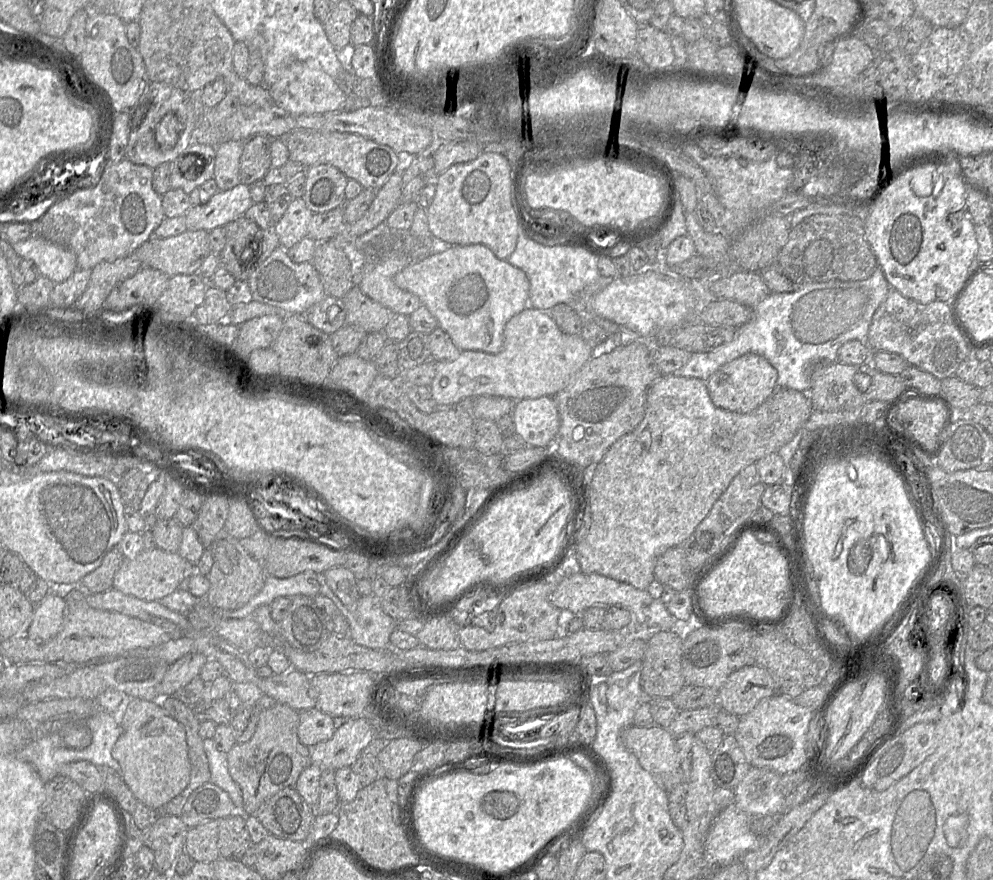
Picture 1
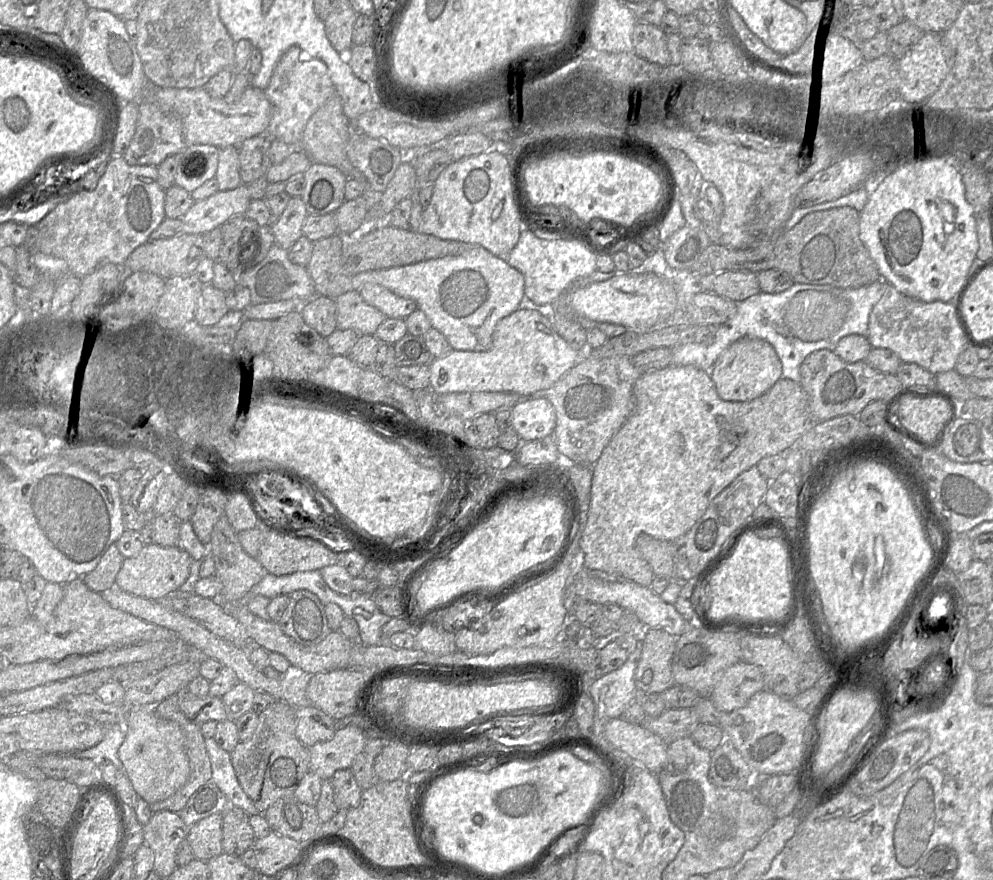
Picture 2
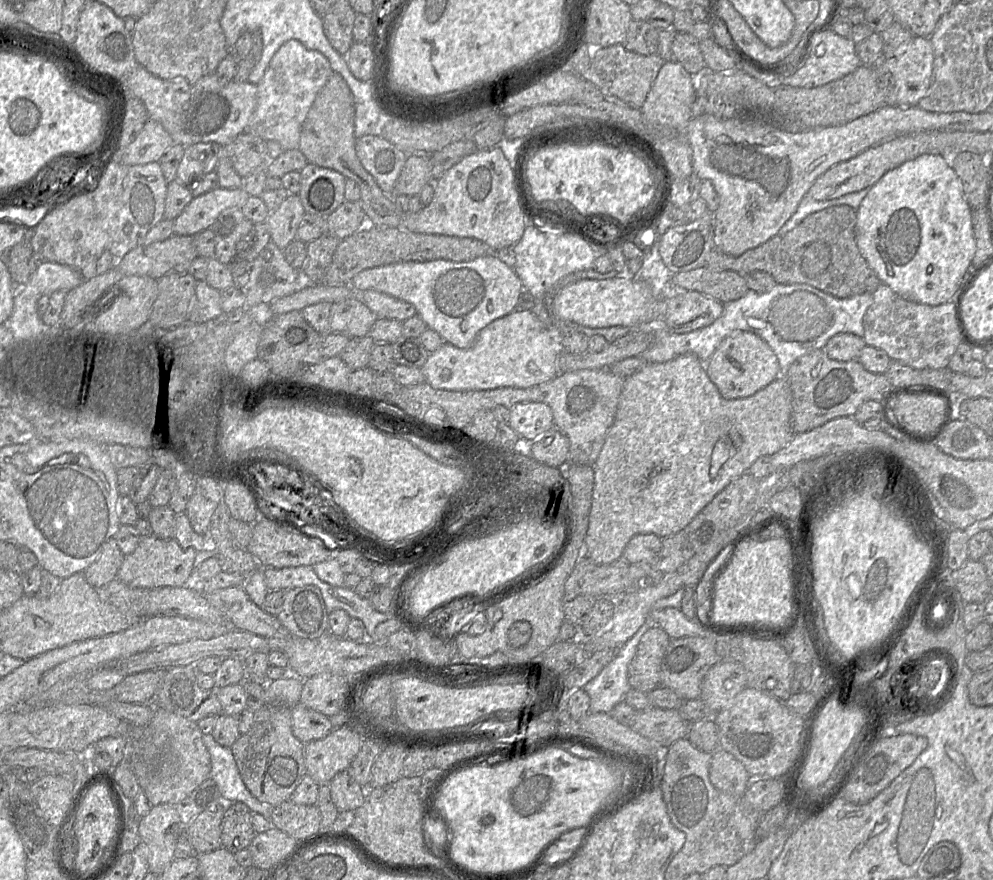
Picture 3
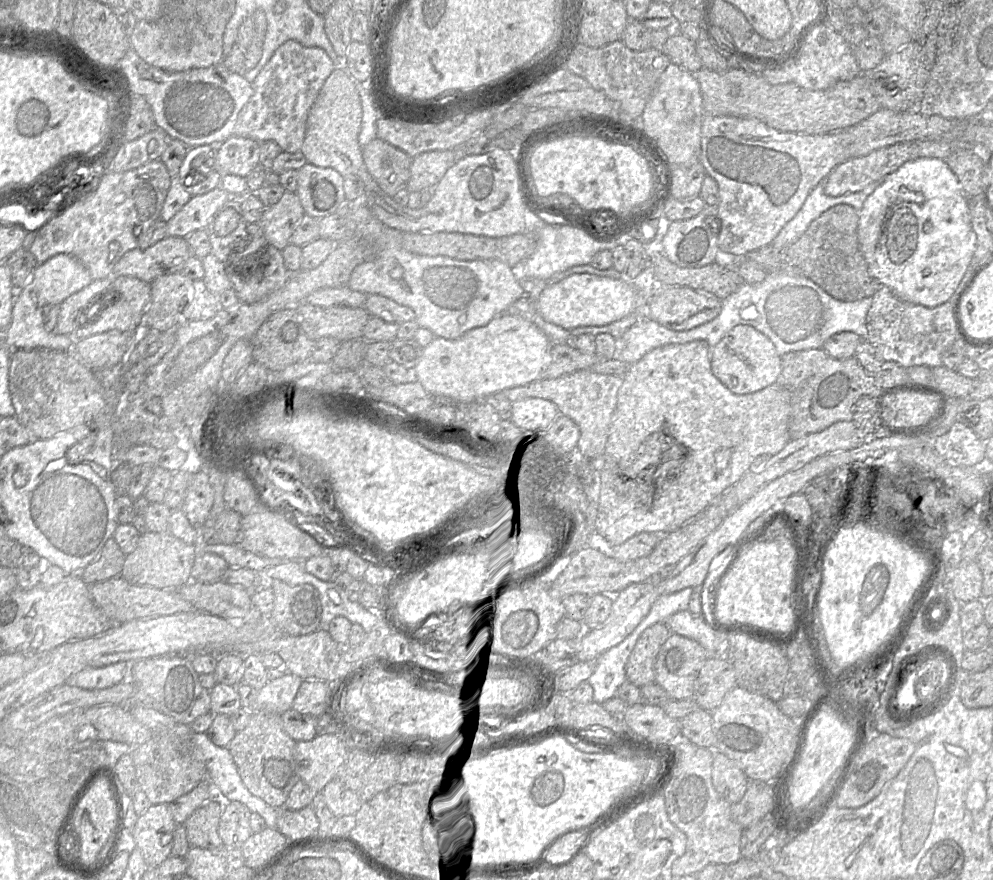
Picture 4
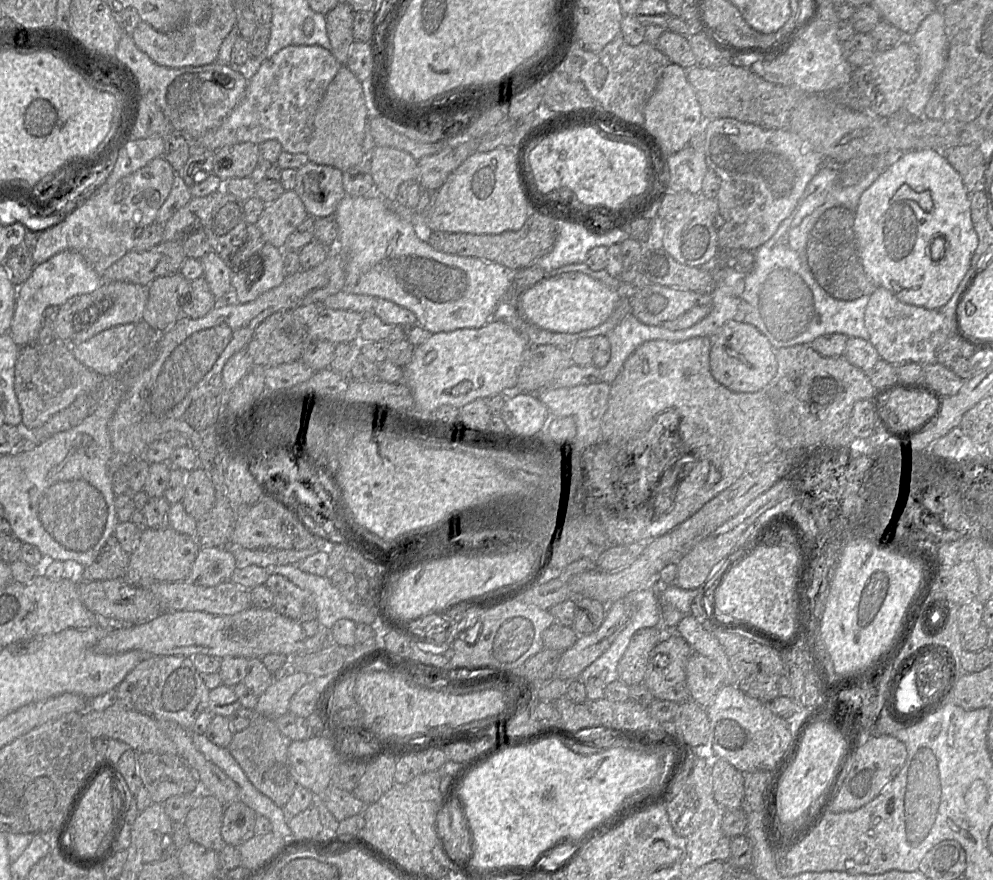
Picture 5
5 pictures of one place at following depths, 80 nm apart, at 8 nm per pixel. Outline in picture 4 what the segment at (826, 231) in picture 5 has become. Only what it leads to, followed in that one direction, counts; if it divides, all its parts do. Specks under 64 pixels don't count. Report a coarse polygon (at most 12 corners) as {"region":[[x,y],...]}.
{"region":[[837,204],[784,248],[746,258],[768,274],[805,276],[839,301],[883,285],[860,251],[859,211]]}

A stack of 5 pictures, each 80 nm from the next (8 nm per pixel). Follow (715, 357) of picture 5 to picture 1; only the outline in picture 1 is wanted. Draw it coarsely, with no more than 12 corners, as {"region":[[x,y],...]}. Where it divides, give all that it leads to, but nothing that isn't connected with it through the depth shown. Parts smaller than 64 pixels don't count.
{"region":[[748,353],[706,381],[713,403],[749,413],[777,388],[778,372]]}

